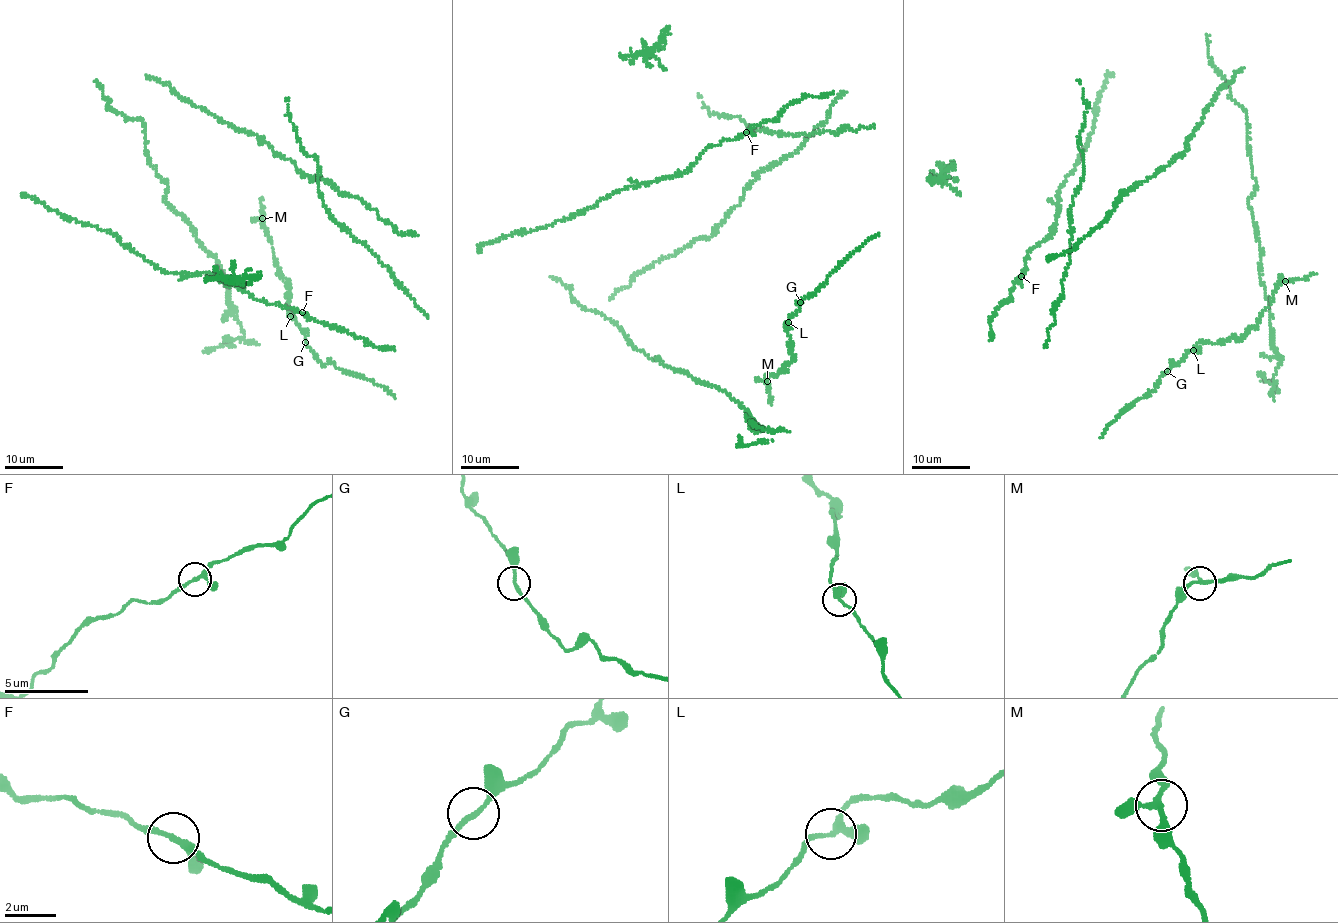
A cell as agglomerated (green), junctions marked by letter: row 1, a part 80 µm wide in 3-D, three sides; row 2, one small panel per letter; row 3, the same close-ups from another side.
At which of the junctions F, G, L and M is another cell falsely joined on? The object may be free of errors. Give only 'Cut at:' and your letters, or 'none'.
Cut at: none

